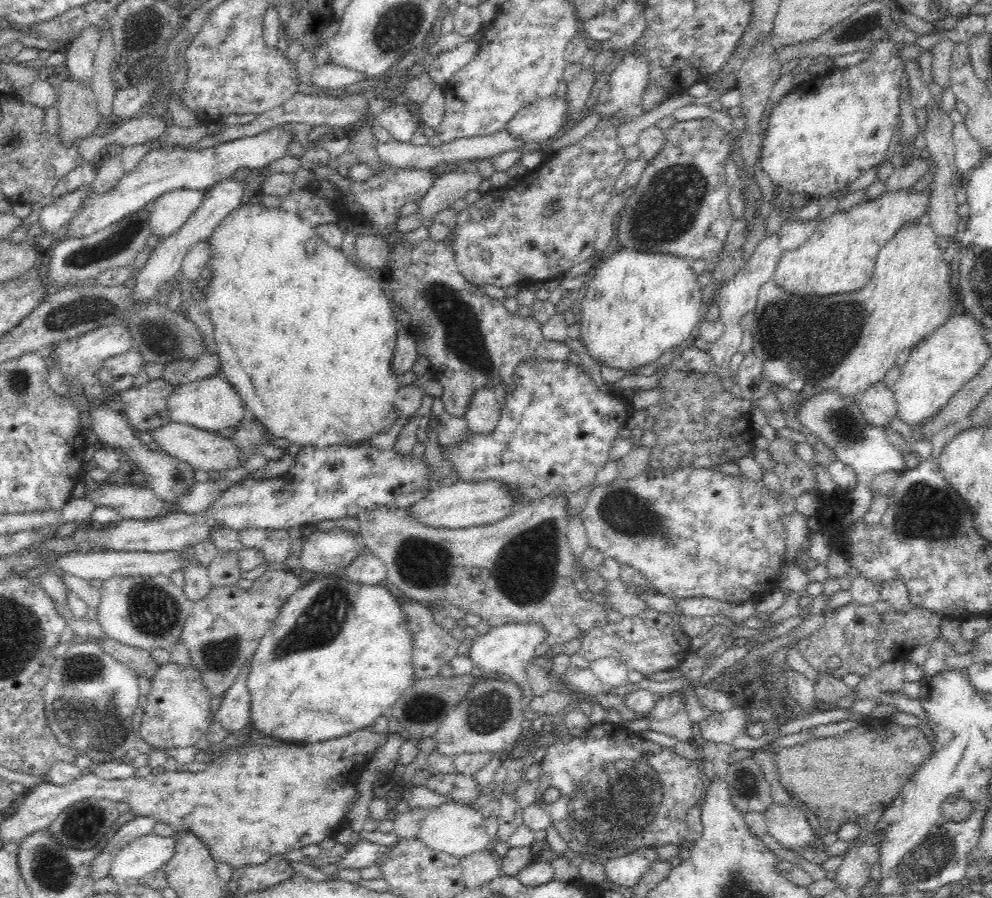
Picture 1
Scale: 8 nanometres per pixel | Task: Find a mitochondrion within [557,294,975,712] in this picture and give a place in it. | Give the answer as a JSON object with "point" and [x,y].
{"point":[930,512]}

